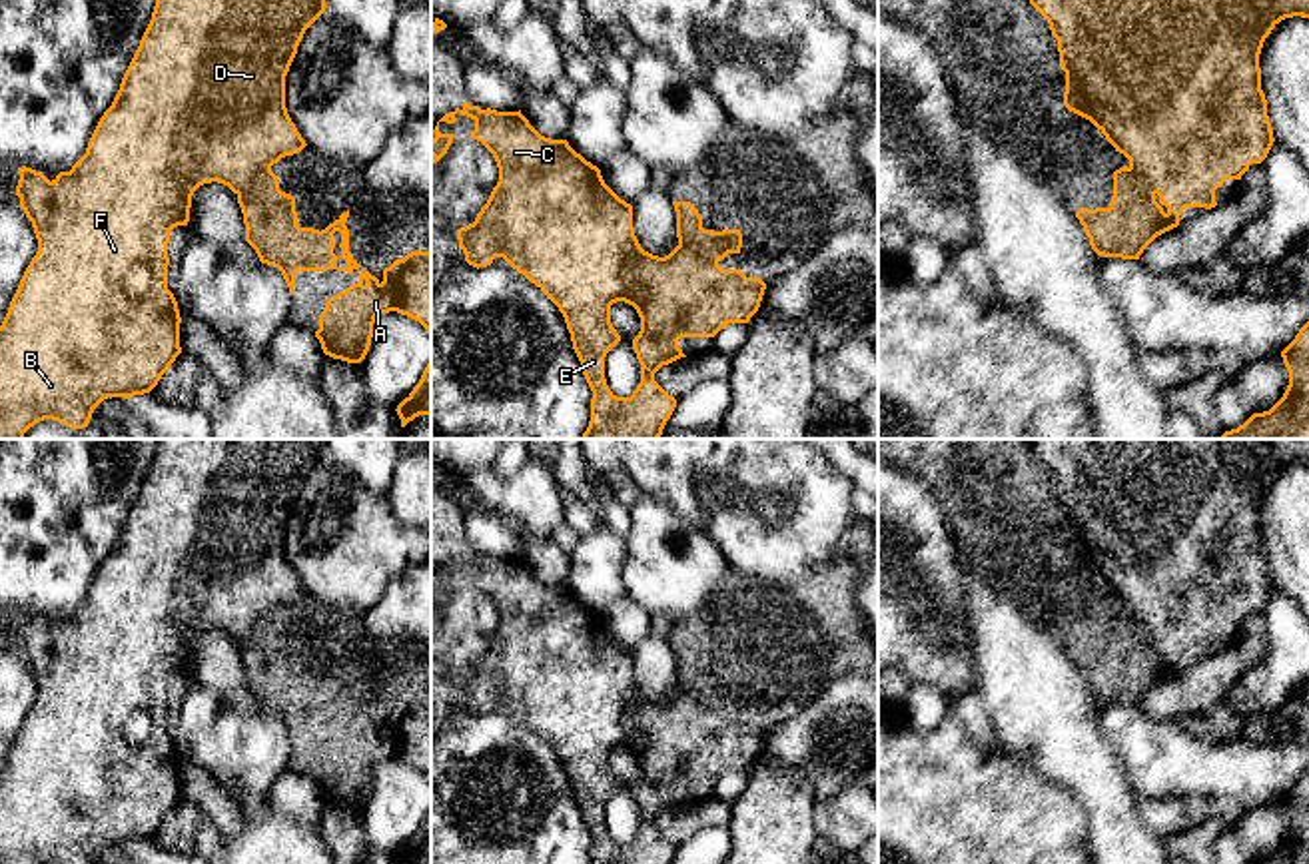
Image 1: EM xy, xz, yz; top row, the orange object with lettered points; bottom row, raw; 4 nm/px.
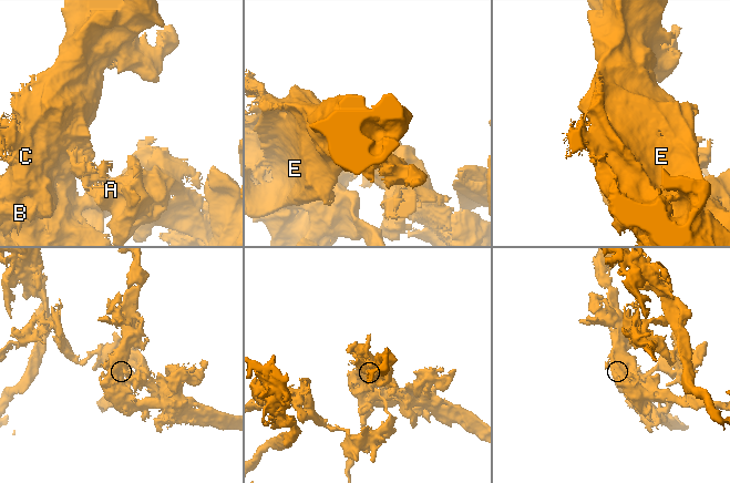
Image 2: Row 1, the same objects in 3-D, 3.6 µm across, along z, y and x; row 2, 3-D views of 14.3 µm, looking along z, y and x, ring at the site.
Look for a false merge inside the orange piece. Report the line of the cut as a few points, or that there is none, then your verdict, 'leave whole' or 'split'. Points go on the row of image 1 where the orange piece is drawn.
cut xz (679, 242), (717, 262); split

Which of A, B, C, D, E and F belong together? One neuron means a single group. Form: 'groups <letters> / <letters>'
groups A / B C D E F

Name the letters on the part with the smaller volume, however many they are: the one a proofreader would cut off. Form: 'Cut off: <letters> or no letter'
Cut off: A

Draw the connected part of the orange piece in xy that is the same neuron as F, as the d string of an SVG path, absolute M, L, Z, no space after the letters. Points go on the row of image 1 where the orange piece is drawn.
M156 0L86 154L52 182L42 172L18 168L16 196L32 221L38 251L0 325L0 439L24 439L44 419L84 429L104 399L144 395L158 385L182 353L182 317L168 289L170 233L188 225L200 186L218 182L245 194L273 164L307 146L285 108L285 76L305 30L323 12L325 0Z

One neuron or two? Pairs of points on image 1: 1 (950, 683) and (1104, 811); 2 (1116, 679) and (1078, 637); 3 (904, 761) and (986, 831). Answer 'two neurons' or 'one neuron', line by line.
1: two neurons
2: one neuron
3: one neuron

